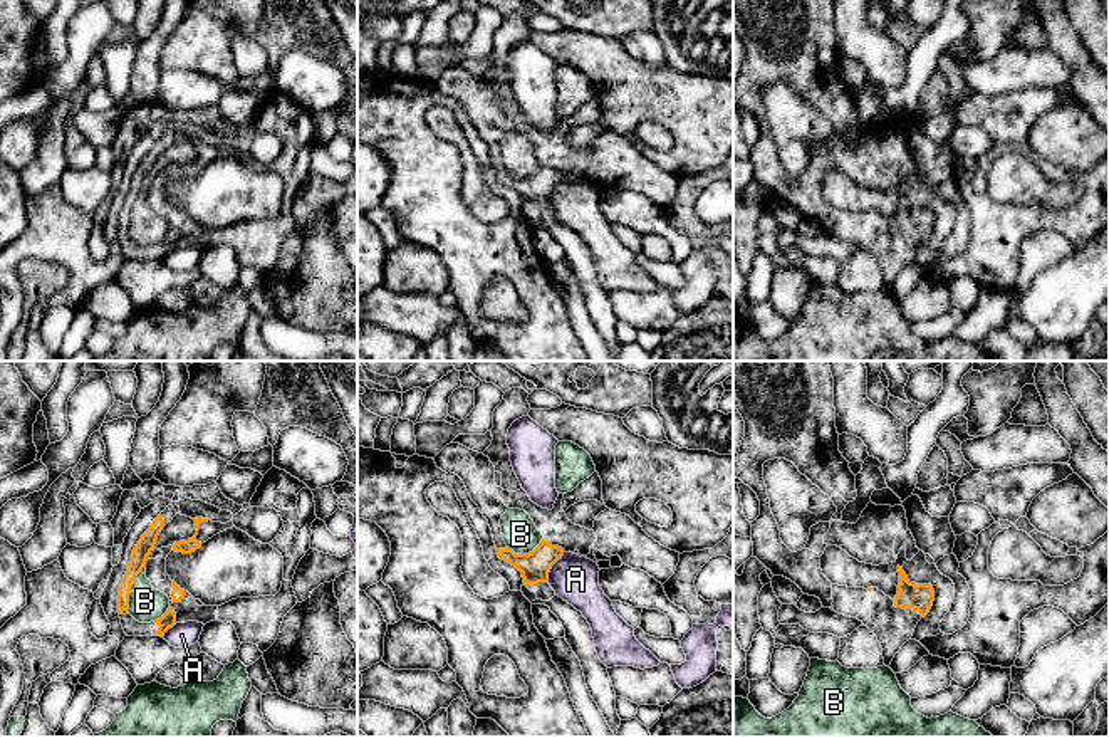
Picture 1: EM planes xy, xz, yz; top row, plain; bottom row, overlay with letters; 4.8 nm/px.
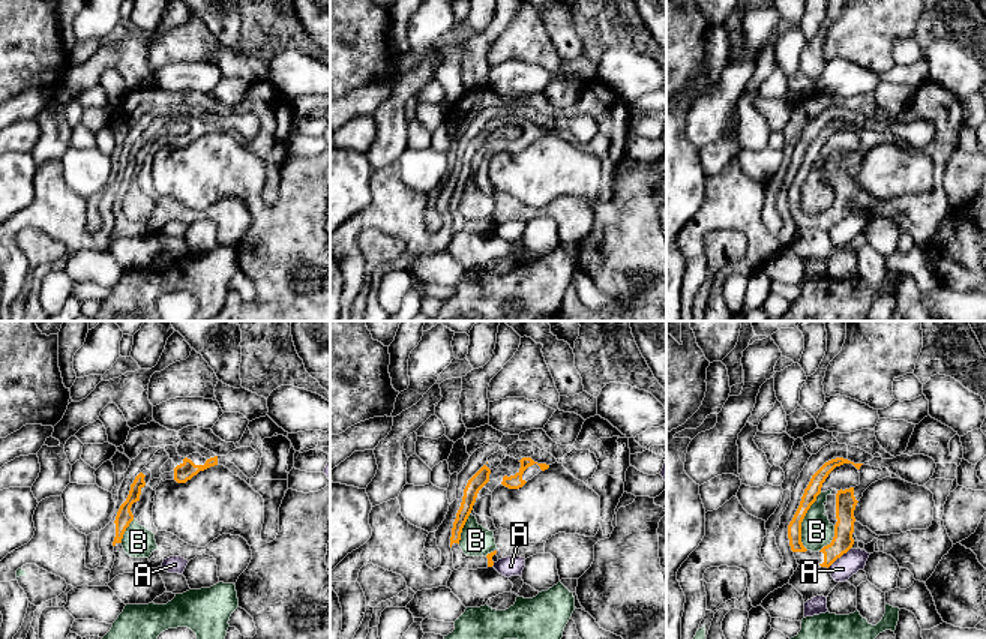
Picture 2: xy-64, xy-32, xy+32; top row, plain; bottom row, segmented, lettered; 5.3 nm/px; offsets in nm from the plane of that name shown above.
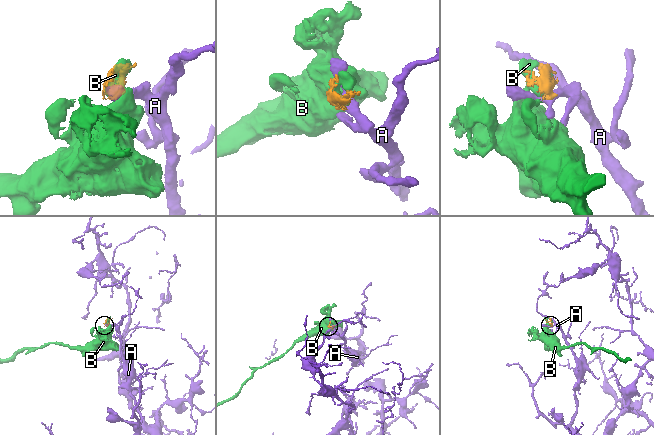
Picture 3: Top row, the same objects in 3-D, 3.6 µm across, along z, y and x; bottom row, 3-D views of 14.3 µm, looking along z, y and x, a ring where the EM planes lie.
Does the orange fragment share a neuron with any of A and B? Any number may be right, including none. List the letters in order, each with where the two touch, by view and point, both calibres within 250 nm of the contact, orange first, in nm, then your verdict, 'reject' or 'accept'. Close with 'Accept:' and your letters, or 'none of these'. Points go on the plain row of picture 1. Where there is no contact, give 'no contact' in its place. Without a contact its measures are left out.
A: contact xz (551, 192); calibres 140 and 220 nm; reject
B: contact xy (131, 210); calibres 80 and 170 nm; reject
Accept: none of these

